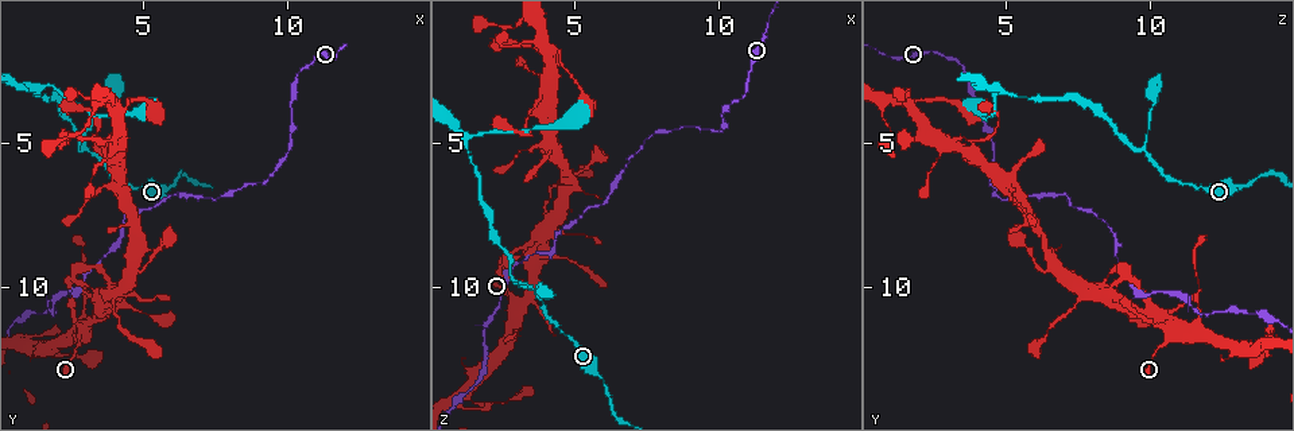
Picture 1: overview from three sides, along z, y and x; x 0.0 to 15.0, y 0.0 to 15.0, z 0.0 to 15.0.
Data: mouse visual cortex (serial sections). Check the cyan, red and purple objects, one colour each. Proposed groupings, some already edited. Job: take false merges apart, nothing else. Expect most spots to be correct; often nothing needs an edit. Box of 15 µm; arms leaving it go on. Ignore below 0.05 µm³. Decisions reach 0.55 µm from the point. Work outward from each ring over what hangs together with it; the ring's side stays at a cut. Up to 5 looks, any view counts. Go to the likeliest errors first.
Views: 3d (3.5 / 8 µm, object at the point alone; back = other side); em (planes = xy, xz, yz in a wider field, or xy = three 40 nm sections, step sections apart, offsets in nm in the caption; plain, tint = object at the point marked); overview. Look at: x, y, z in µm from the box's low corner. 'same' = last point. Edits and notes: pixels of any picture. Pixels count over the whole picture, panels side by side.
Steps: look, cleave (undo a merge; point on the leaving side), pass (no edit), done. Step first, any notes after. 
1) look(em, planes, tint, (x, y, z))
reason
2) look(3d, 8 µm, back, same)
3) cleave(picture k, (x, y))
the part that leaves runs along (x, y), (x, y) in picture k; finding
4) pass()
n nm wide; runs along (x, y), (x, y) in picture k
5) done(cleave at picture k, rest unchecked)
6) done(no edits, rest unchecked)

look(3d, 3.5 µm, (3.1, 5.1, 9.8))
arms part here

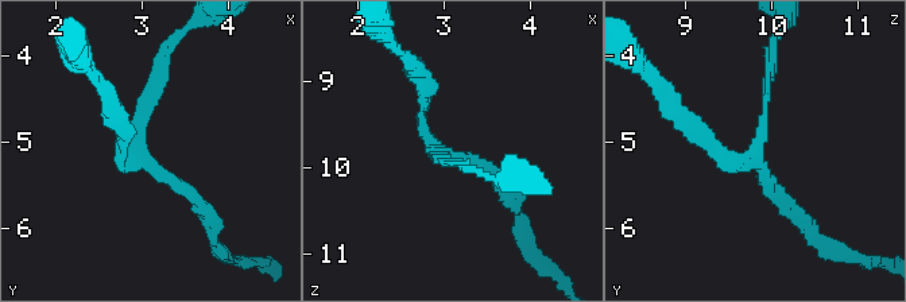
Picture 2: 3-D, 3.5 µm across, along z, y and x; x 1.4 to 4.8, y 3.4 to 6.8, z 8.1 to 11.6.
look(em, planes, tint, (2.95, 5.20, 9.80))
3 arms; arms of 100, 150, 200 nm; now the EM

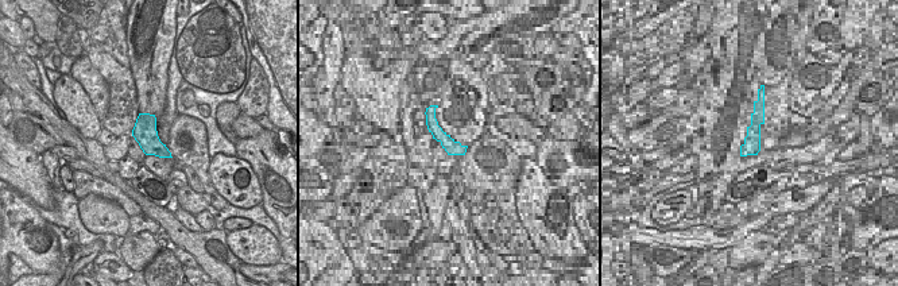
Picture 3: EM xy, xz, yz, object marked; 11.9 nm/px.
pass()
runs along (790, 209), (757, 159), (726, 159), (688, 123) in picture 2; one cell here

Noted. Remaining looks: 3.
look(3d, 3.5 µm, (4.0, 10.2, 7.8))
three arms meet

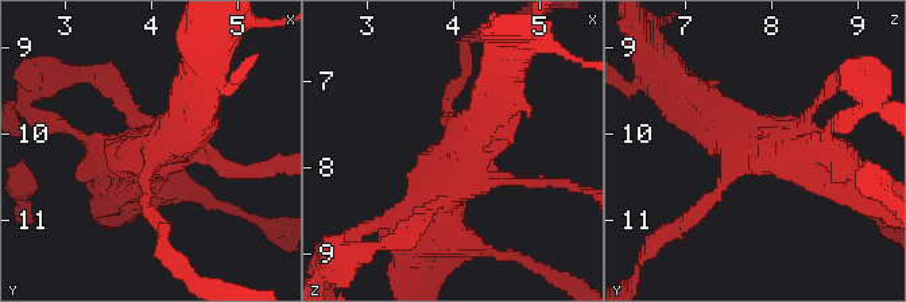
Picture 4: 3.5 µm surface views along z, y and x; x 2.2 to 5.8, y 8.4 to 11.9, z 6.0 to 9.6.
look(em, xy, step 1, tint, (4.05, 10.20, 7.80))
3 arms; arms of 150, 450, 500 nm; now the EM

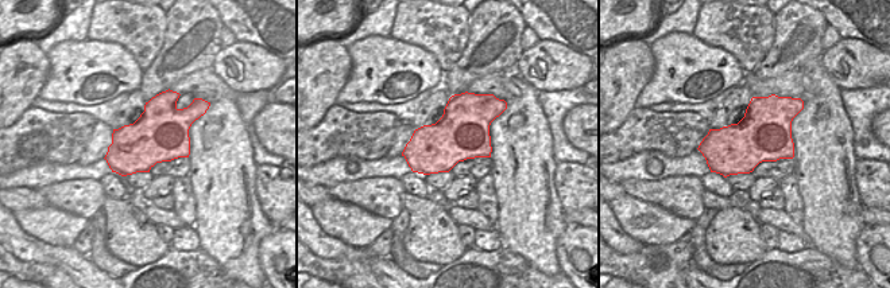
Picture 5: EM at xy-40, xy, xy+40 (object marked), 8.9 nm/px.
look(em, planes, tint, same)
another direction

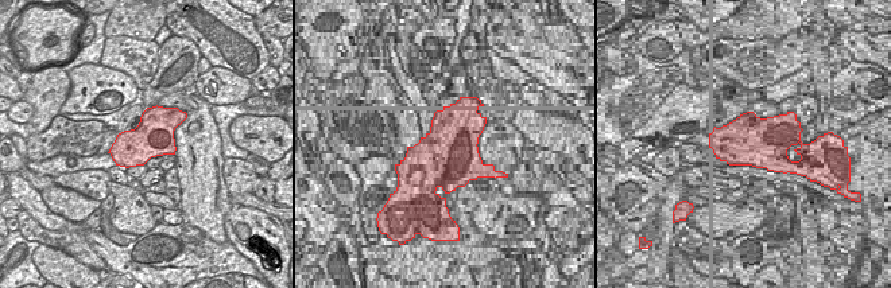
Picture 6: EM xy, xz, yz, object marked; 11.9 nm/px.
pass()
runs along (437, 225), (429, 177), (503, 93) in picture 4; one cell here

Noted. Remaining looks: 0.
done(no edits, rest unchecked)

